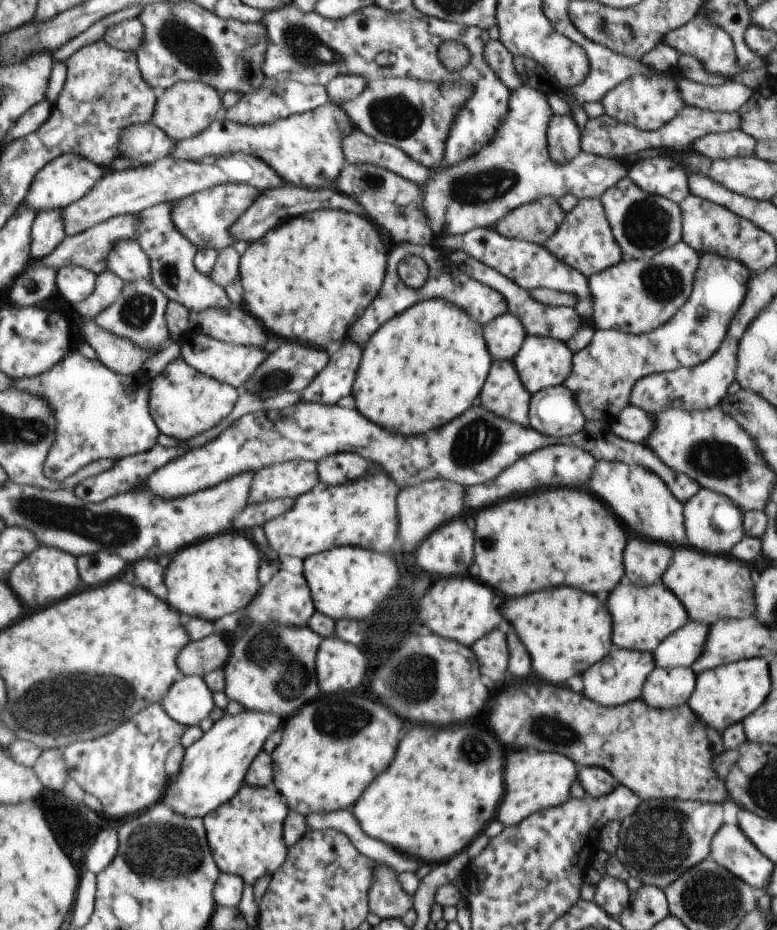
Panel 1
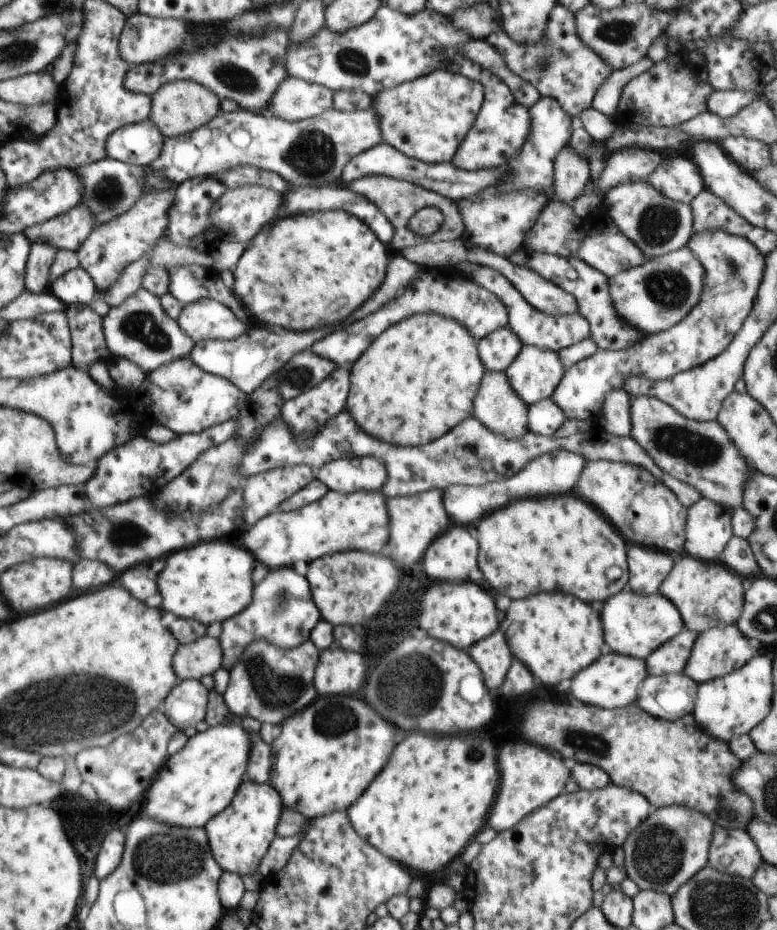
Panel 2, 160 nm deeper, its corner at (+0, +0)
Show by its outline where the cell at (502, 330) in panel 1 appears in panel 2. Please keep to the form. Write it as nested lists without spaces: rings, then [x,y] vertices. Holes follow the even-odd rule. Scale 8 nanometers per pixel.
[[[502,326],[477,342],[478,354],[486,371],[505,371],[523,348],[509,326]]]

